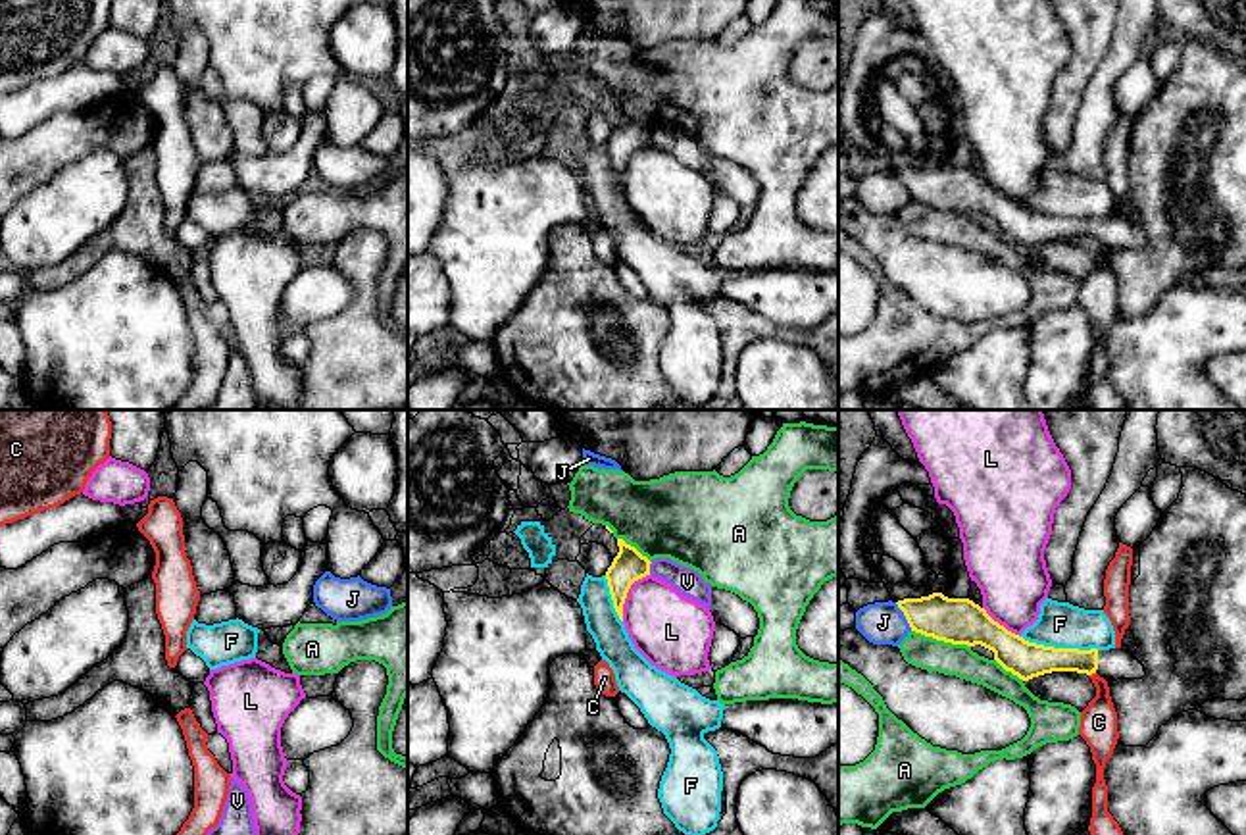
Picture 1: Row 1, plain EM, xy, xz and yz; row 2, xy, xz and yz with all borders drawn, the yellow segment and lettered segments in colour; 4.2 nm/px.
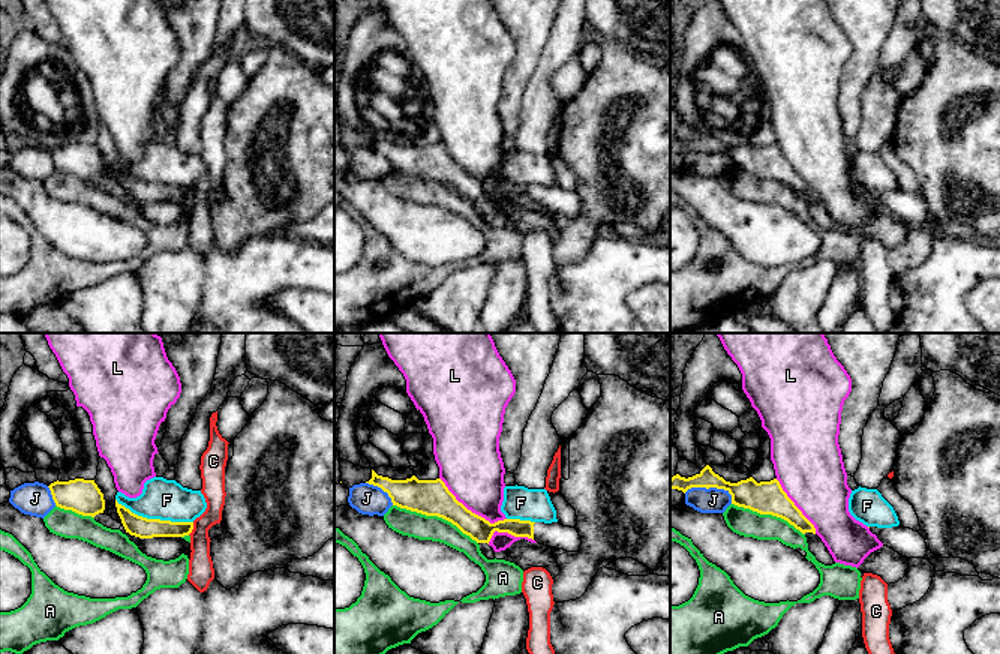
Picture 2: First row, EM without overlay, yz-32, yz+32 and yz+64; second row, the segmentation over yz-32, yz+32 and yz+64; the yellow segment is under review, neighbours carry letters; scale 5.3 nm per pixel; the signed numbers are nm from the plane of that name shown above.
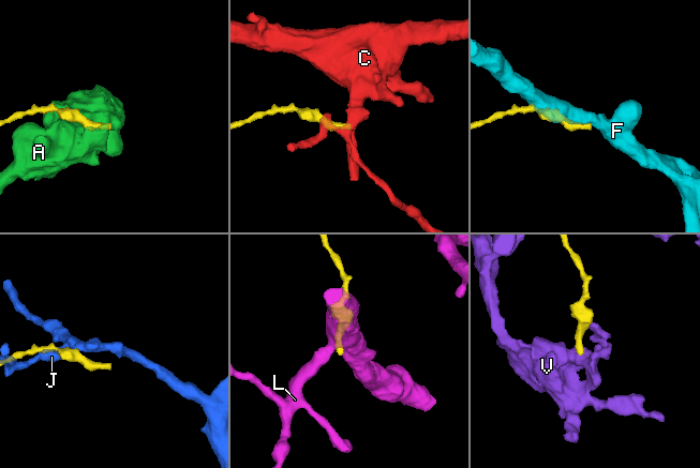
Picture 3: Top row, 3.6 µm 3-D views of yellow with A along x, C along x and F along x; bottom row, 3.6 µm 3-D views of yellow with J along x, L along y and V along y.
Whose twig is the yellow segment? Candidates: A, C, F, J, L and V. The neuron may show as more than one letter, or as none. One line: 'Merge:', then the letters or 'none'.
Merge: none

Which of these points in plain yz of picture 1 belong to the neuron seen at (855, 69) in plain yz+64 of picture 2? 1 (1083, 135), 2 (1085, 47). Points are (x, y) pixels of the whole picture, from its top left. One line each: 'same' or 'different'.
1: different
2: same

